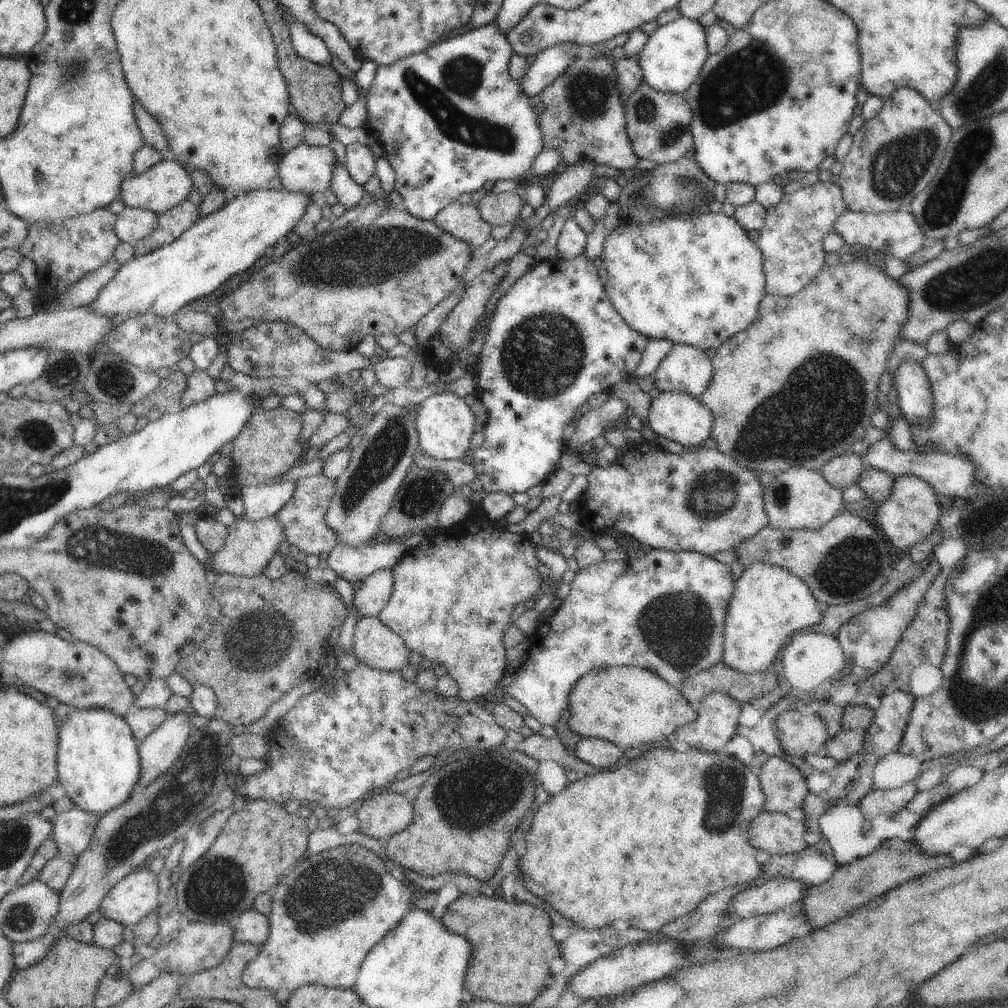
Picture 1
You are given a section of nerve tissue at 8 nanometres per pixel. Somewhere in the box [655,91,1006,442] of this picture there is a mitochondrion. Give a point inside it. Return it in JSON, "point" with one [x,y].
{"point":[941,205]}

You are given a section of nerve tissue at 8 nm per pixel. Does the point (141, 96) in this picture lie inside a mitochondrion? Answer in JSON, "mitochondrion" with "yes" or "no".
{"mitochondrion":"no"}

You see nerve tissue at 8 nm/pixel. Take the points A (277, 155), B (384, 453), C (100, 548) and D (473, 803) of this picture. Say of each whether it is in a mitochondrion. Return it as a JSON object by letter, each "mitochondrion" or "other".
{"A":"other","B":"mitochondrion","C":"mitochondrion","D":"mitochondrion"}

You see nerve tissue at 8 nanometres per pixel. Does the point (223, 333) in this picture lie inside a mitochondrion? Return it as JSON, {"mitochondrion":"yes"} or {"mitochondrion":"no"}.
{"mitochondrion":"no"}

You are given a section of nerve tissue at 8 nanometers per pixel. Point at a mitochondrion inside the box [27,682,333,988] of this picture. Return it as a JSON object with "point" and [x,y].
{"point":[185,793]}

